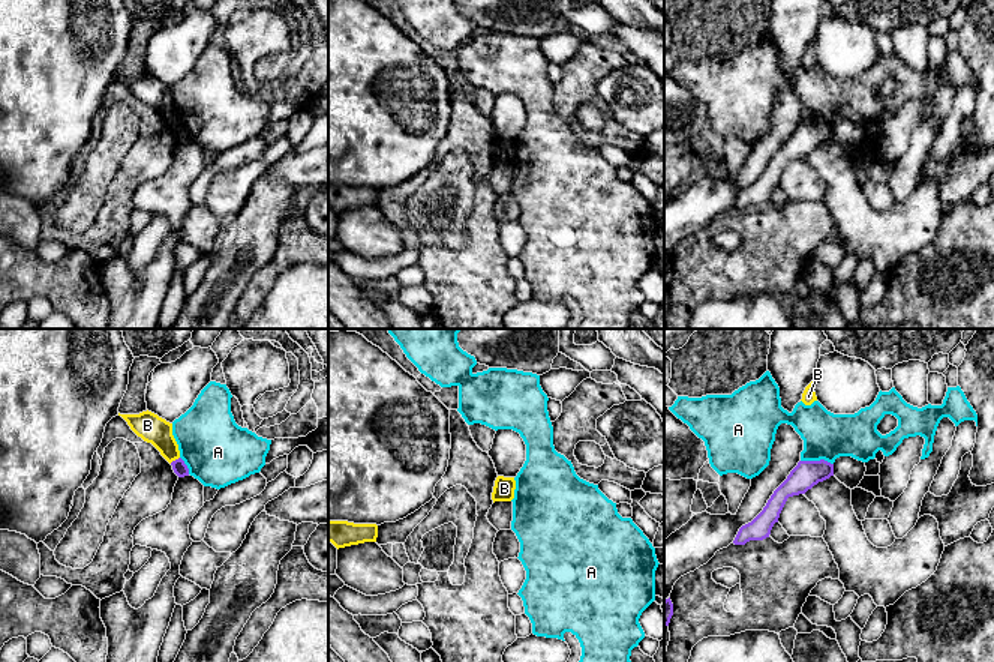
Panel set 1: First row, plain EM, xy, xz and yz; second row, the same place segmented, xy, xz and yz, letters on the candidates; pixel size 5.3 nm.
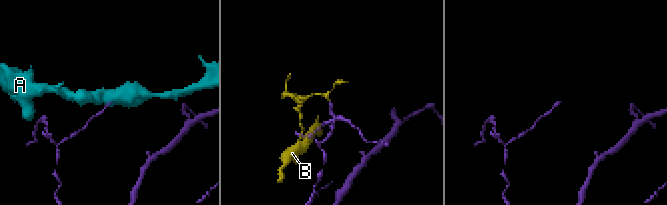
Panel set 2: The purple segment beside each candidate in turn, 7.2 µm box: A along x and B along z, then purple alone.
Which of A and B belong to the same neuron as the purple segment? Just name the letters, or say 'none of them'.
none of them

